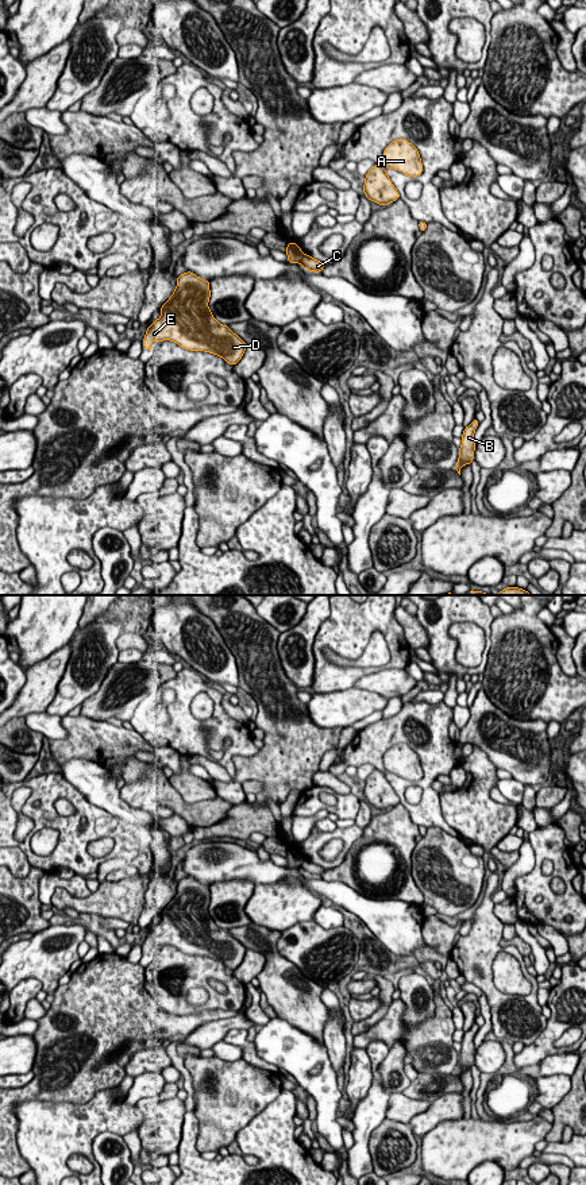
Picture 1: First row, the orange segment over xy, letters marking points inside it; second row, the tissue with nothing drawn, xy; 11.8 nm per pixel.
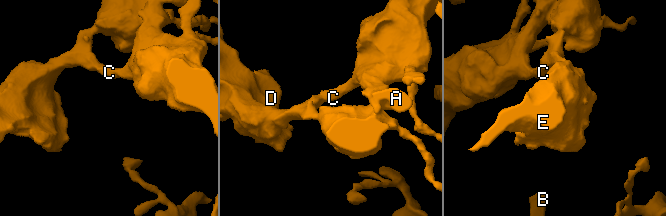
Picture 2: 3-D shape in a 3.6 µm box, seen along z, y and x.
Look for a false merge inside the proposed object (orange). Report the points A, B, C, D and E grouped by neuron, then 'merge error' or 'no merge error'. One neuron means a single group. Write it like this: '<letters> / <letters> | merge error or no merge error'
A C / B D E | merge error

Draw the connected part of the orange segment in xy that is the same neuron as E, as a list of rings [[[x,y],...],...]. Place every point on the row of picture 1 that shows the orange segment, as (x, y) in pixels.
[[[192,271],[177,277],[177,287],[162,305],[161,317],[146,331],[144,348],[150,351],[153,341],[170,340],[185,350],[217,355],[235,366],[247,344],[213,317],[209,297],[209,281]]]

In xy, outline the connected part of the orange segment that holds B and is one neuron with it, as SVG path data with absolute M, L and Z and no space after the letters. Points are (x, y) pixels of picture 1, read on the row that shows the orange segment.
M474 418L473 422L464 428L463 435L460 437L462 444L459 448L459 458L458 463L455 466L455 471L460 475L460 468L466 464L471 464L474 459L474 451L475 451L475 441L474 441L474 433L478 426L478 420Z

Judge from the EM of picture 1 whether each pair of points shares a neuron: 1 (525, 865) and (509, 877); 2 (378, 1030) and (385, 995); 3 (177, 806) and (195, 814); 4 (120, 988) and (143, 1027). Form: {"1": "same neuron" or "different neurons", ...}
{"1": "same neuron", "2": "different neurons", "3": "same neuron", "4": "same neuron"}

